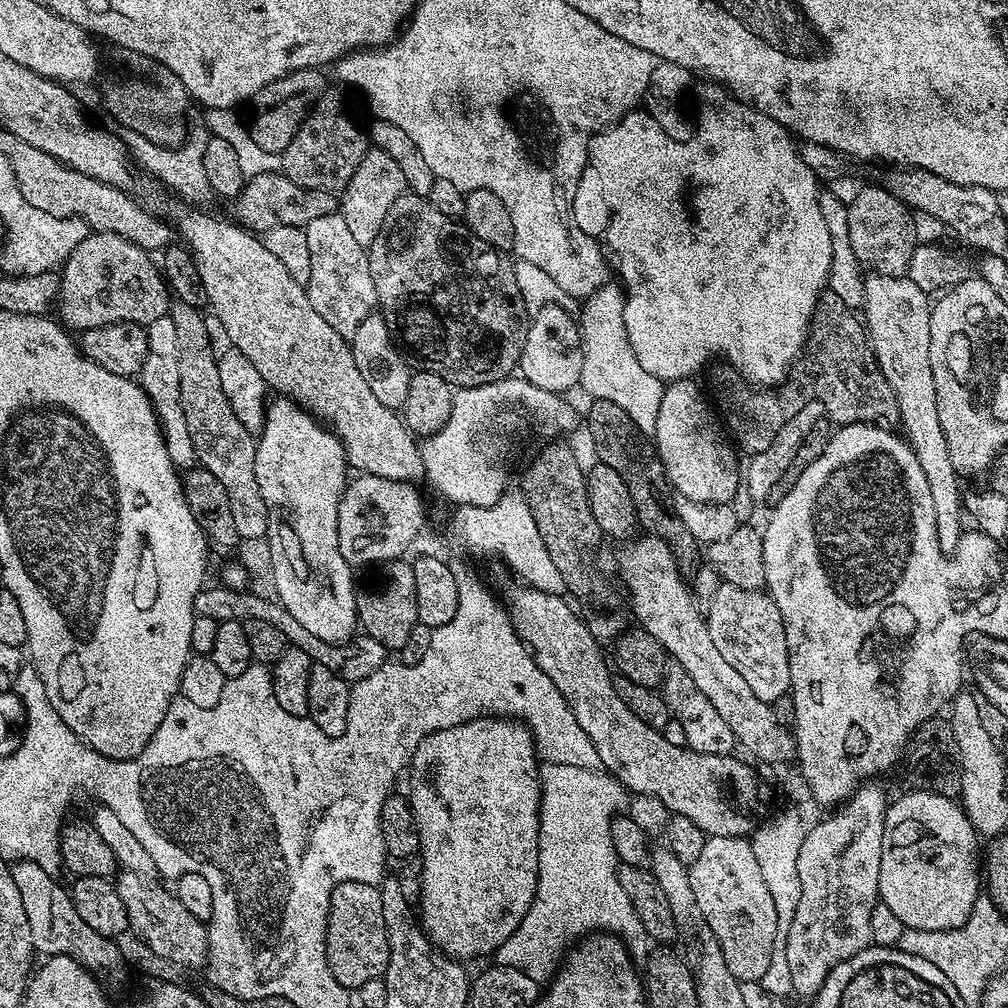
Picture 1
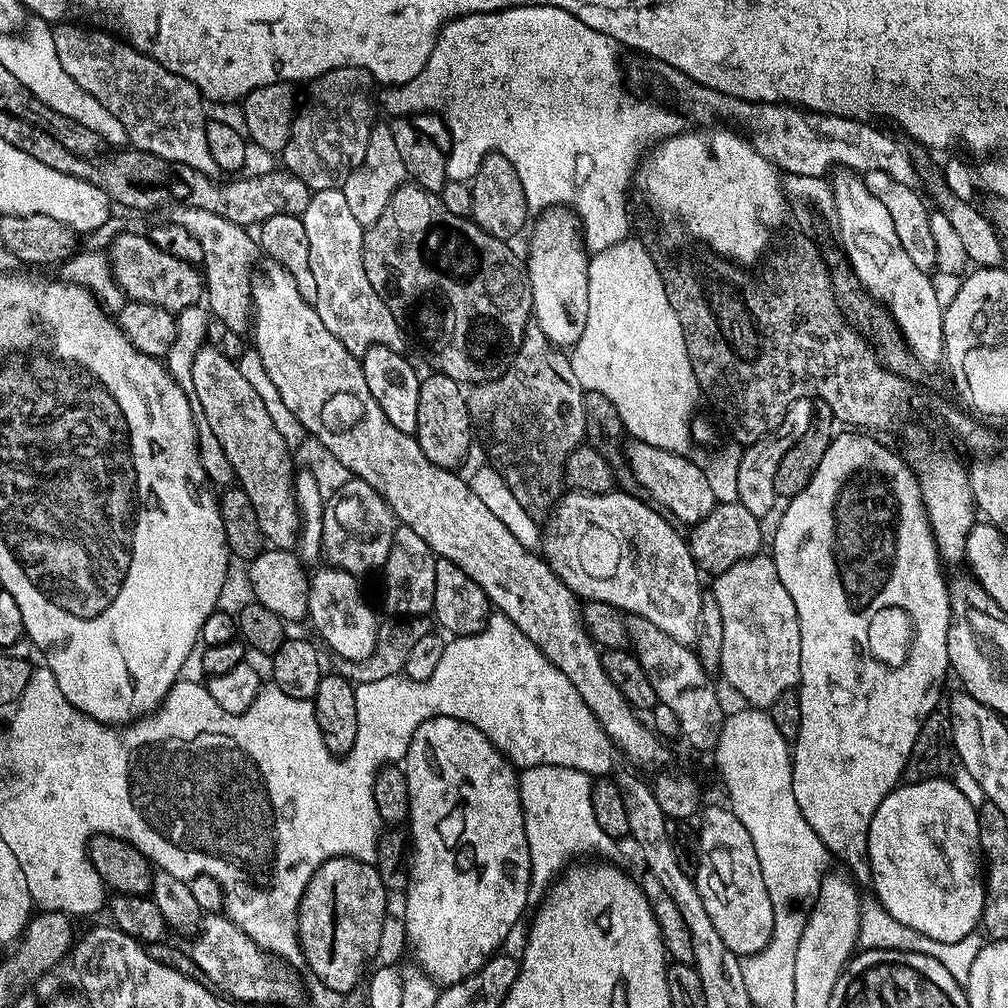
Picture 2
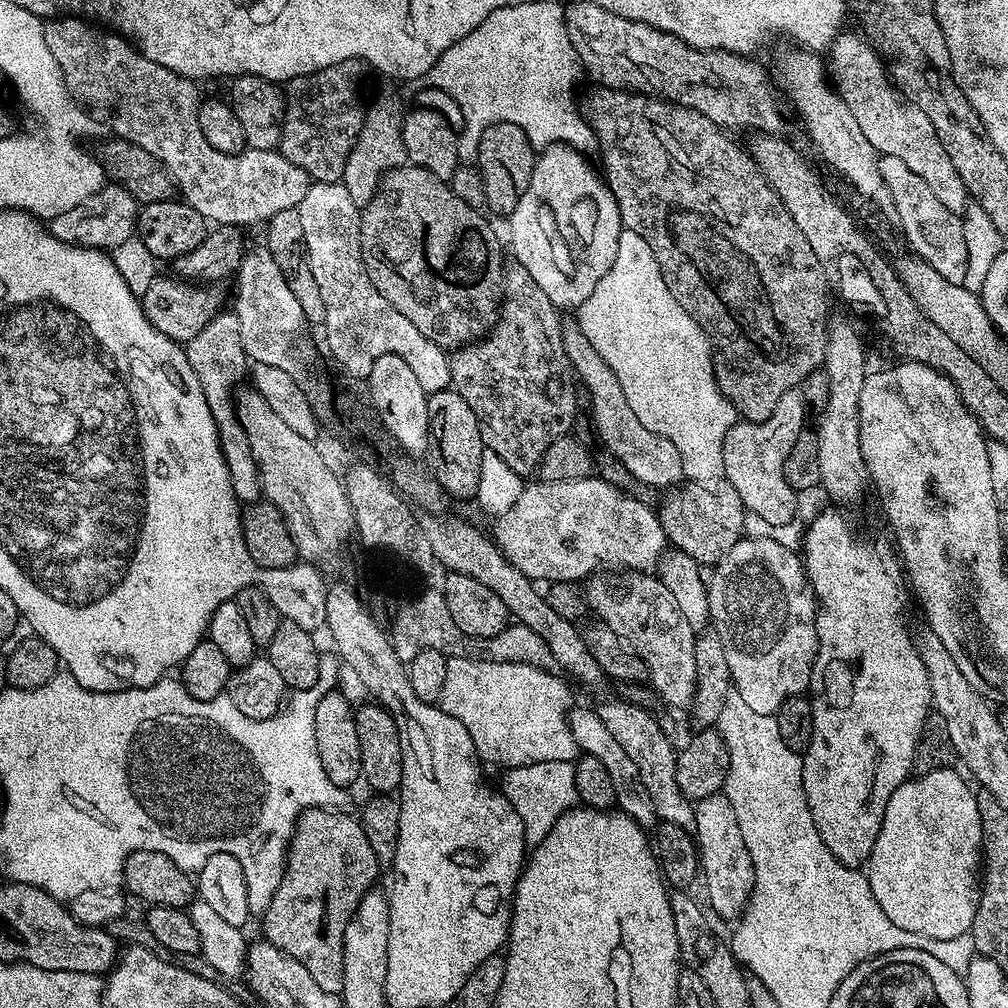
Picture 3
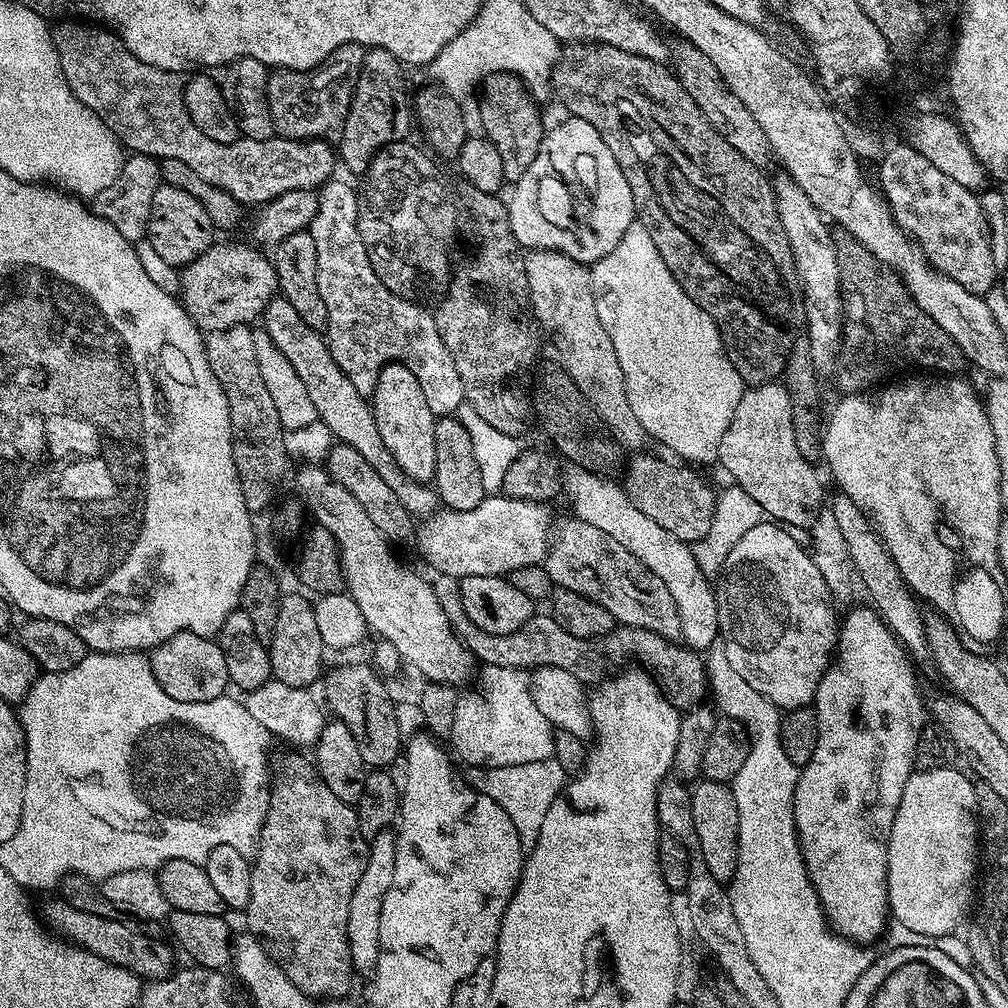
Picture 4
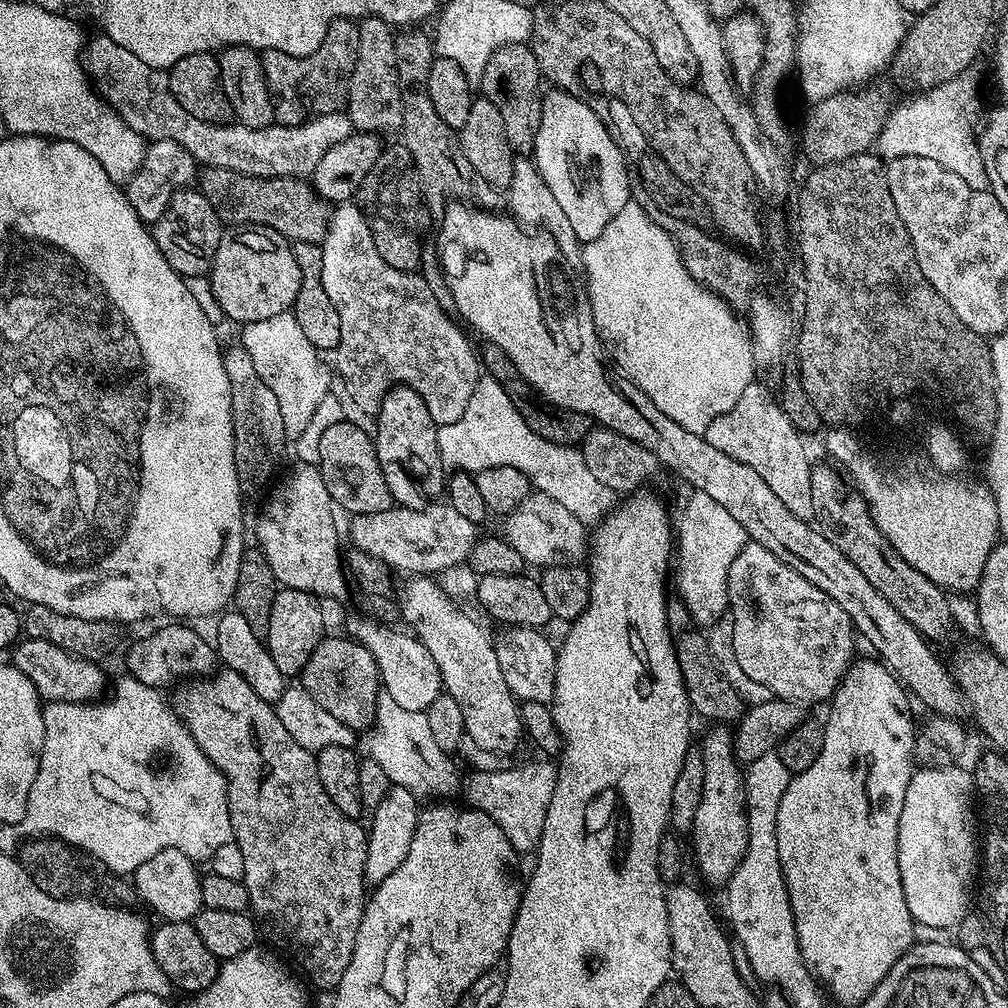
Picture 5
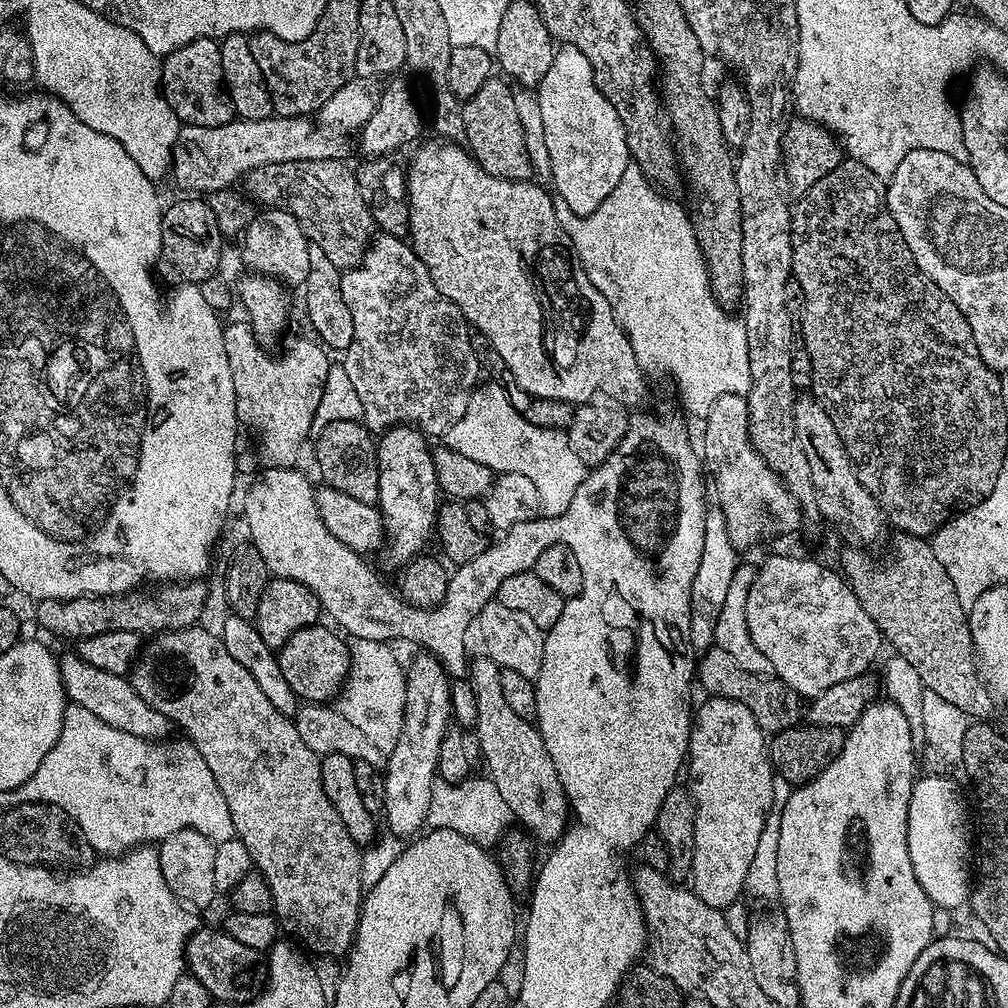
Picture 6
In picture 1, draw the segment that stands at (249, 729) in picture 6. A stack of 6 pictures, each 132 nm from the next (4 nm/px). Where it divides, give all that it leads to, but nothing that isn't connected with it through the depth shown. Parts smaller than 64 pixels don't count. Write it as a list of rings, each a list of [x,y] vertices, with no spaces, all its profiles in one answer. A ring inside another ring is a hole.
[[[342,882],[332,892],[328,911],[326,954],[330,974],[349,990],[379,981],[388,965],[386,921],[382,919],[382,898],[377,885],[366,882]]]

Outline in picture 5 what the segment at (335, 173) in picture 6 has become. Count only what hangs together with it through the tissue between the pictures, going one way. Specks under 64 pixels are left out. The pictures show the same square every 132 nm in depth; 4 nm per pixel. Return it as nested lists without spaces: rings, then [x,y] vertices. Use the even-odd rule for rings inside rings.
[[[204,166],[198,172],[198,191],[214,206],[224,226],[261,224],[278,230],[278,234],[287,236],[289,241],[311,244],[320,244],[328,233],[330,205],[304,178],[279,176],[255,180],[246,174]]]

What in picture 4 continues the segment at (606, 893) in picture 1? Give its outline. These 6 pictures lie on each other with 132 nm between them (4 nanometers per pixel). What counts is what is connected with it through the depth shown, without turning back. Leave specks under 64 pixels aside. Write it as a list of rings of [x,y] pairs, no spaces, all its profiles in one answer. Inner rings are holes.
[[[556,759],[542,762],[522,762],[522,766],[498,766],[497,768],[472,768],[470,783],[475,792],[486,794],[514,822],[516,835],[521,846],[531,850],[538,842],[542,821],[545,820],[550,806],[554,806],[554,798],[558,798],[566,783],[566,773],[558,766]]]

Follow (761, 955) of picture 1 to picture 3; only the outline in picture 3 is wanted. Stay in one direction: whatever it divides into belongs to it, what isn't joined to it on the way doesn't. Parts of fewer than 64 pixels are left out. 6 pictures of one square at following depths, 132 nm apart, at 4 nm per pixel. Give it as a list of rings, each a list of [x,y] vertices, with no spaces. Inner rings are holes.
[[[723,794],[707,796],[695,801],[696,830],[694,839],[700,850],[700,871],[702,884],[708,891],[708,900],[712,908],[724,920],[735,921],[743,916],[750,894],[754,890],[754,866],[750,854],[746,850],[746,842],[742,838],[742,830],[738,830],[738,817],[734,814],[734,806]]]

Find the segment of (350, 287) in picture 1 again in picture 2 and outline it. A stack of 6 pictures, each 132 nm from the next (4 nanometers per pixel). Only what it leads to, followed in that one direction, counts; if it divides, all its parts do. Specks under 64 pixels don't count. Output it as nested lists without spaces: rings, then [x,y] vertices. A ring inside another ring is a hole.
[[[327,188],[321,192],[313,192],[310,198],[310,206],[306,206],[302,217],[306,226],[306,242],[310,242],[310,270],[314,270],[314,283],[318,286],[316,303],[314,305],[318,318],[322,318],[322,326],[346,346],[346,350],[363,354],[367,348],[372,348],[376,344],[384,344],[388,348],[397,350],[405,346],[405,333],[402,331],[402,325],[399,320],[390,314],[386,302],[370,286],[370,278],[366,278],[364,269],[364,233],[365,225],[354,218],[350,211],[350,205],[346,203],[346,194],[339,188]]]

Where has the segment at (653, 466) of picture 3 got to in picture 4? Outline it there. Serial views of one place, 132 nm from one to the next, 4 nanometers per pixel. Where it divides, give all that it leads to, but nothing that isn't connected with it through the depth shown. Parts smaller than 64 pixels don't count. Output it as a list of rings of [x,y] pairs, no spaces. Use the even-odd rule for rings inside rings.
[[[551,250],[529,251],[524,265],[528,271],[526,300],[532,303],[532,312],[537,320],[535,323],[540,323],[552,335],[552,344],[560,355],[560,367],[570,374],[597,419],[623,449],[630,448],[632,452],[643,449],[648,435],[626,398],[625,380],[618,354],[614,354],[614,342],[610,342],[602,322],[598,322],[591,271],[564,253]]]

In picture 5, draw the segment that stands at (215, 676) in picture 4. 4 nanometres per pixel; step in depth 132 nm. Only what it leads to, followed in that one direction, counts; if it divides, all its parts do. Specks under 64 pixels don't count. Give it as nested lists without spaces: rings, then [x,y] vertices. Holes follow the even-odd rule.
[[[168,622],[165,628],[160,628],[157,632],[152,632],[149,636],[144,636],[141,640],[136,640],[128,648],[128,668],[127,675],[133,676],[138,682],[142,682],[151,688],[161,690],[167,689],[167,684],[175,685],[177,682],[187,681],[189,678],[203,678],[217,667],[218,657],[216,649],[211,643],[208,644],[192,628],[187,628],[184,622]]]

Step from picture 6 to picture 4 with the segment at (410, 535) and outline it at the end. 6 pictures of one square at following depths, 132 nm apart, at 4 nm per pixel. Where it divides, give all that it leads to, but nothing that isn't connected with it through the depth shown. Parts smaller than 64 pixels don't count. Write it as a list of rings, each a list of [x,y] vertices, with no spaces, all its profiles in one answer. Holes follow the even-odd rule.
[[[387,364],[378,374],[378,382],[374,386],[370,397],[372,413],[378,422],[378,434],[382,434],[382,442],[386,450],[398,462],[398,466],[412,480],[420,484],[428,484],[434,474],[434,426],[438,417],[432,413],[430,406],[426,402],[426,394],[422,391],[422,382],[406,370],[406,366],[401,364]]]

